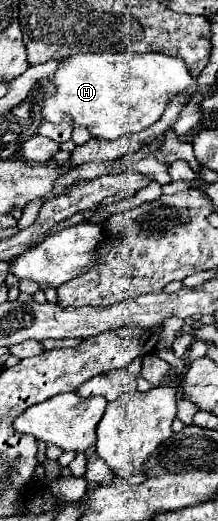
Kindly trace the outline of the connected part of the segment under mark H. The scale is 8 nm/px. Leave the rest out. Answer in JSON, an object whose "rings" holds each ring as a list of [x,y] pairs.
{"rings":[[[78,53],[58,61],[58,69],[50,81],[54,85],[54,93],[44,97],[42,117],[50,123],[62,123],[68,115],[72,119],[72,127],[86,127],[92,137],[112,141],[130,133],[138,133],[160,119],[168,99],[176,91],[184,91],[194,85],[194,77],[184,69],[182,61],[176,57],[168,57],[162,53]]]}

